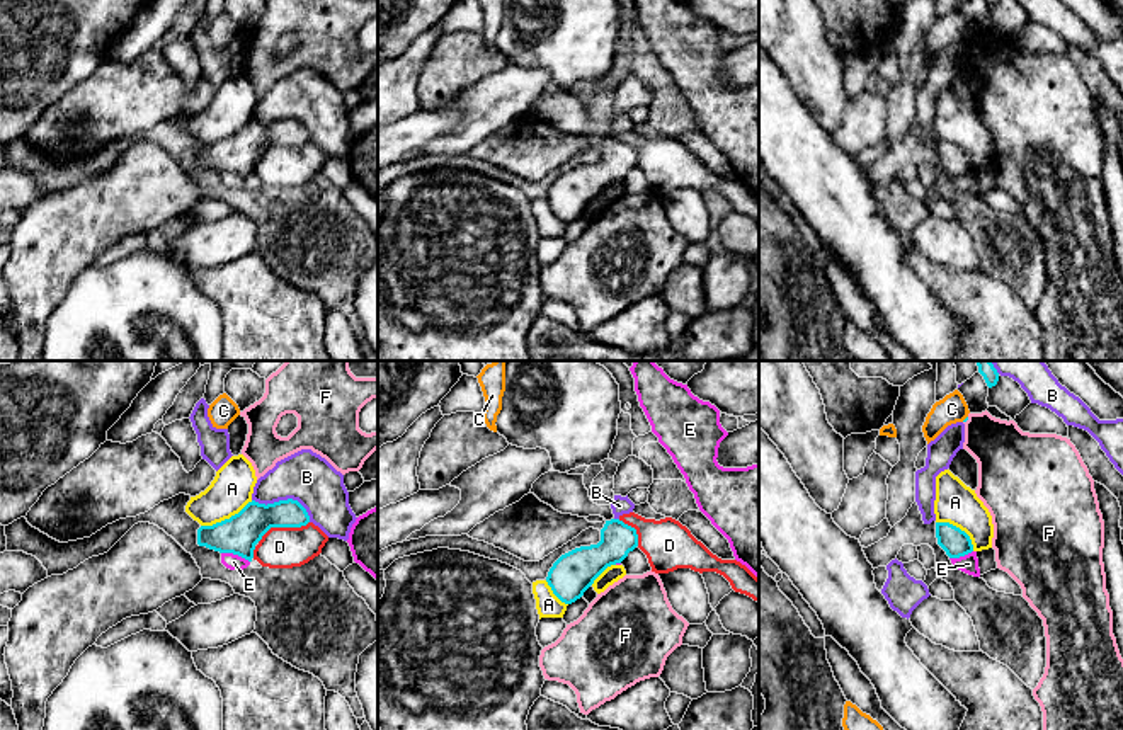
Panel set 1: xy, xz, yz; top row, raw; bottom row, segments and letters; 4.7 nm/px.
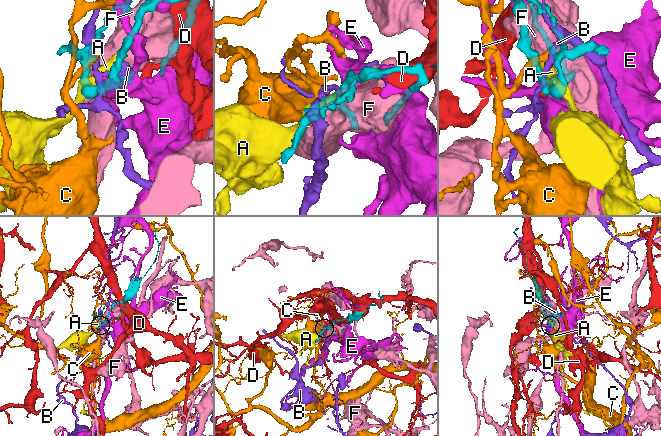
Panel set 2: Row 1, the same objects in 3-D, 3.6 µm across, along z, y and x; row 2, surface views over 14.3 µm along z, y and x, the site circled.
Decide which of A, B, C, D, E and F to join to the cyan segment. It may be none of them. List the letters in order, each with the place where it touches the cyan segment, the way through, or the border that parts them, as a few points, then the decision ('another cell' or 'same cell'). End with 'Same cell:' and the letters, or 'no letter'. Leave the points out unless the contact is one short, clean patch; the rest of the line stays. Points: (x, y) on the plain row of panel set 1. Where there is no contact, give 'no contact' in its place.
A: contact xy (227, 138); another cell
B: contact xy (285, 119); another cell
C: contact yz (965, 38); border yz (967, 34), (962, 39); another cell
D: contact xy (283, 145); another cell
E: contact xy (235, 172); another cell
F: contact yz (965, 39); another cell
Same cell: no letter

